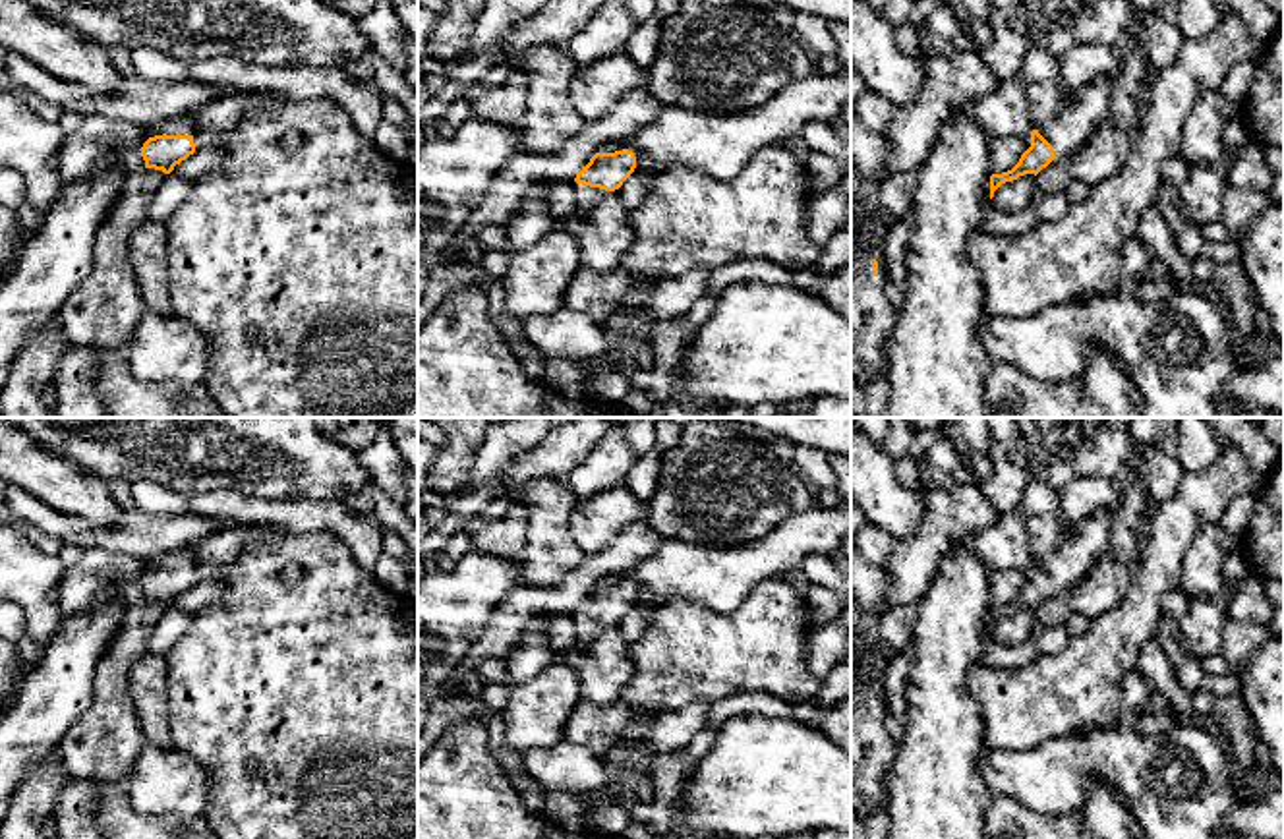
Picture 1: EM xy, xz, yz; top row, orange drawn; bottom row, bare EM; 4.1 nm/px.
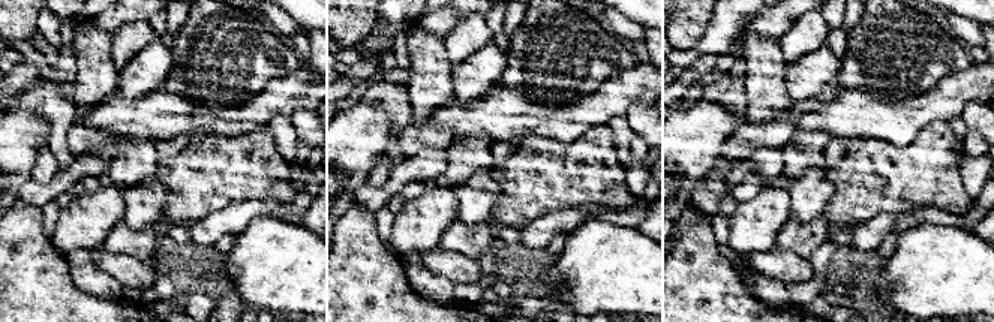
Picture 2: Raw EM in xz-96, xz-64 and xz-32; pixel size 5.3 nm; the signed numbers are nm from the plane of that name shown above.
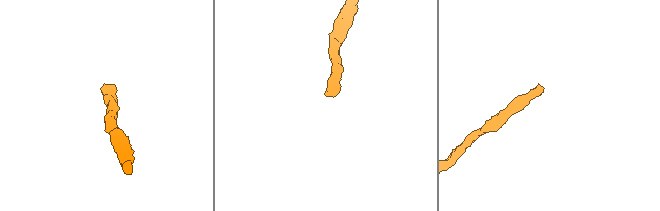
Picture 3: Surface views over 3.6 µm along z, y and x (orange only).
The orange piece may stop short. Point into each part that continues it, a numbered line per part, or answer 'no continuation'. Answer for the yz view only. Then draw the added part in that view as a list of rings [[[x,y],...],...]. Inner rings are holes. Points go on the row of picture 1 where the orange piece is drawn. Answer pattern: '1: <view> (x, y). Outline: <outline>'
1: yz (1085, 111). Outline: [[[1120,68],[1083,85],[1071,99],[1064,99],[1056,118],[1036,128],[1052,145],[1056,159],[1077,151],[1104,124],[1118,75]]]

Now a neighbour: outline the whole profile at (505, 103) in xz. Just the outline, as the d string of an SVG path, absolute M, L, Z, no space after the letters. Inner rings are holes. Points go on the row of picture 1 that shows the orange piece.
M514 62L503 85L472 93L472 116L522 130L526 102L526 68Z

